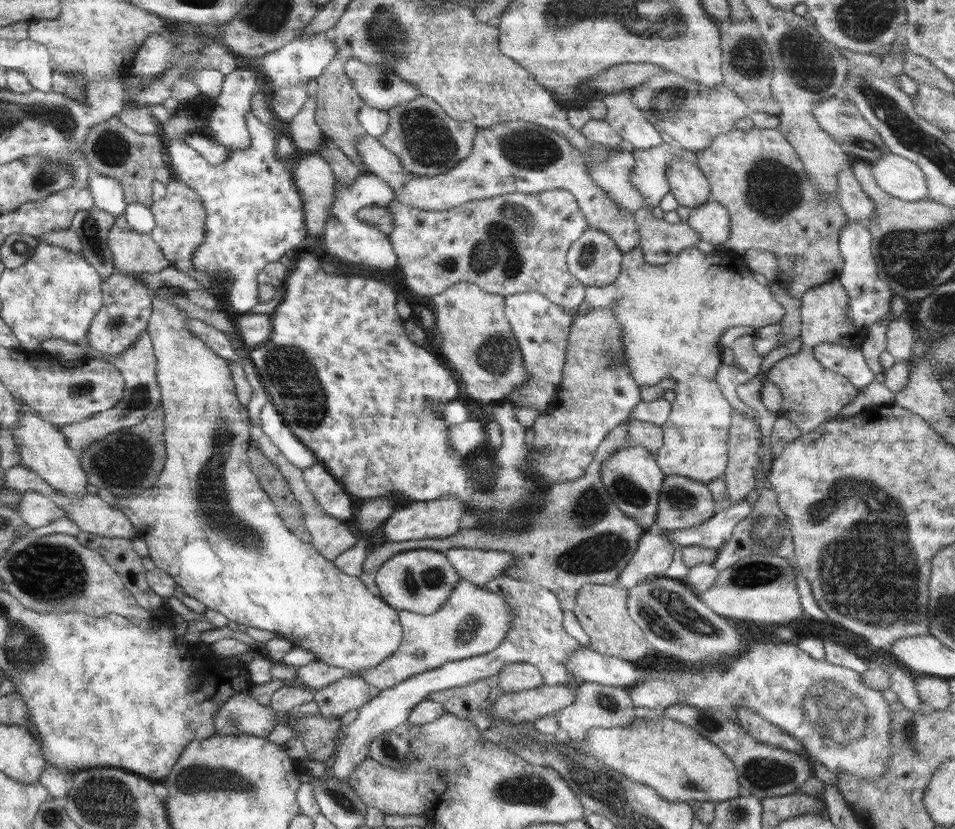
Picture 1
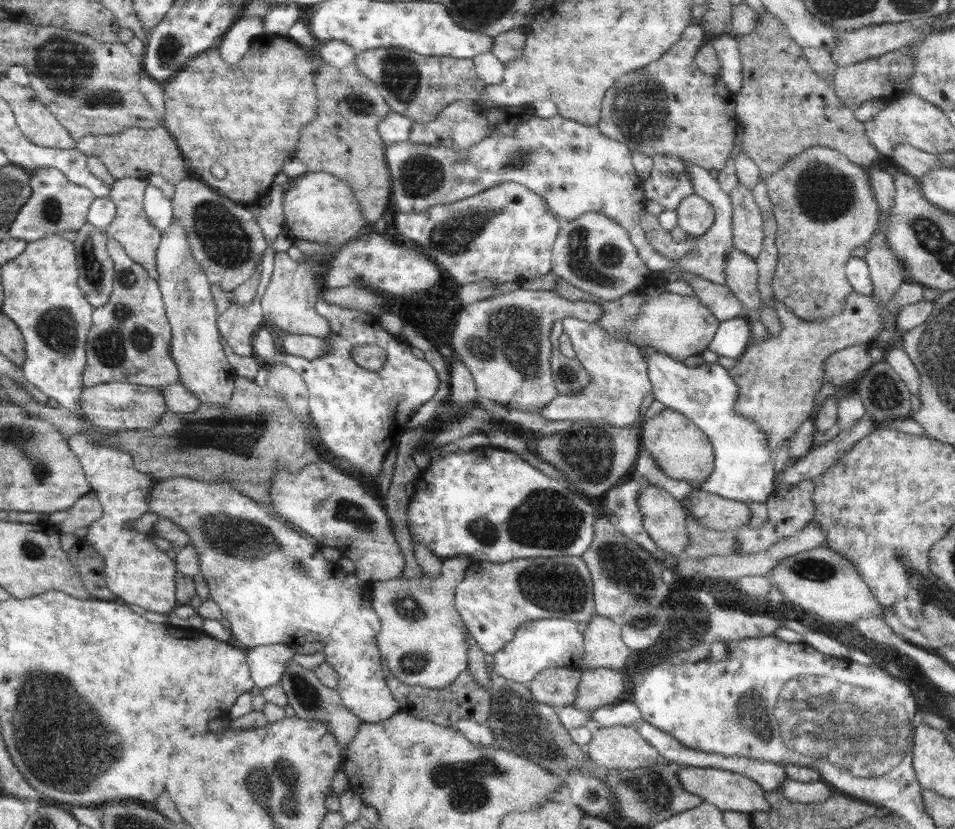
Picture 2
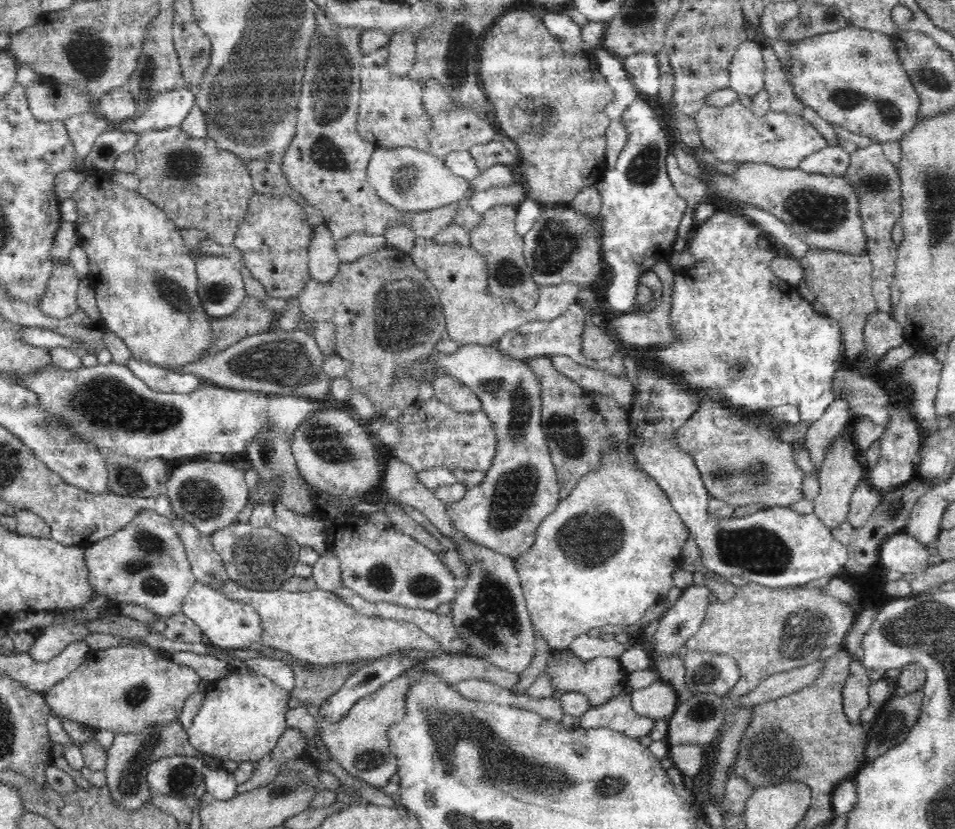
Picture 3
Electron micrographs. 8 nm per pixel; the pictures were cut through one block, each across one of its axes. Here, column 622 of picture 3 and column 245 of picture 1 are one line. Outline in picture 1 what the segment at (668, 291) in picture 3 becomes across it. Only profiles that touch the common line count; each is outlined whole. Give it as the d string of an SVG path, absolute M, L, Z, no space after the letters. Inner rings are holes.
M248 312L233 319L244 346L262 345L272 338L271 315Z

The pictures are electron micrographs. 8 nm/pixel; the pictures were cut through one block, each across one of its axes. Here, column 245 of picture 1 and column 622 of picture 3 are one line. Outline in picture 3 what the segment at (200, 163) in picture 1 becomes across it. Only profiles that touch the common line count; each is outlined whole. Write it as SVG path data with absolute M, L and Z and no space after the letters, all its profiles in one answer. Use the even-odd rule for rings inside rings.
M637 95L637 99L626 108L624 112L624 127L628 131L628 142L618 154L614 168L604 171L597 183L594 183L601 196L602 210L600 212L600 232L602 234L602 259L605 266L614 272L612 283L606 292L606 300L612 310L630 313L632 306L636 306L636 294L640 286L639 278L651 271L654 264L668 261L673 253L678 227L687 208L686 201L678 196L677 190L667 173L667 156L670 152L668 134L658 119L654 108L650 106L647 98Z

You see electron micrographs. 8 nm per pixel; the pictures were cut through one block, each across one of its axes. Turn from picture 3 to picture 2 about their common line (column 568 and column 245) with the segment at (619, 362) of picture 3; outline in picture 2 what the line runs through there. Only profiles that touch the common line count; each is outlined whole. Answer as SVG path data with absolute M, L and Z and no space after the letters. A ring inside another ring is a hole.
M258 292L249 307L231 303L217 318L220 336L227 341L234 353L242 357L253 356L254 333L265 324L261 295Z

